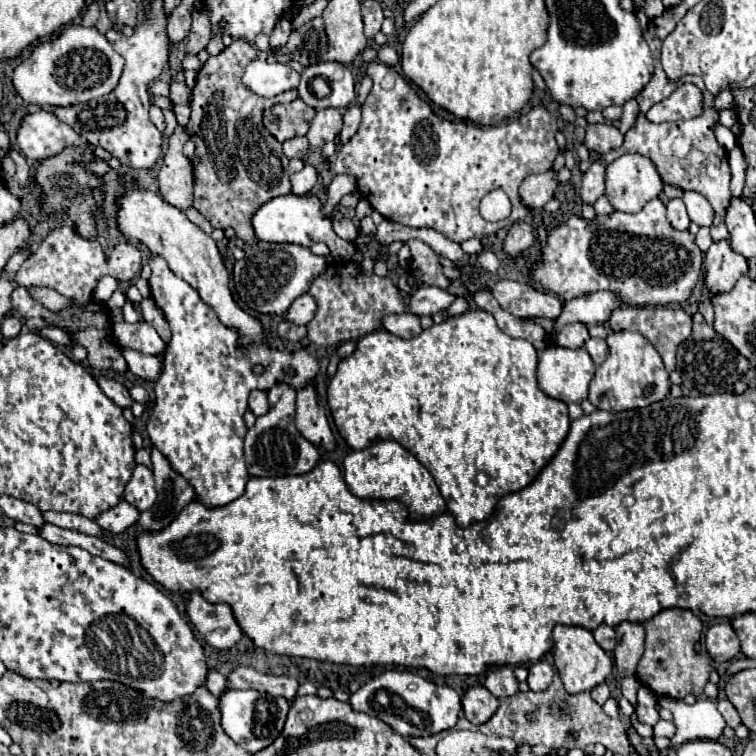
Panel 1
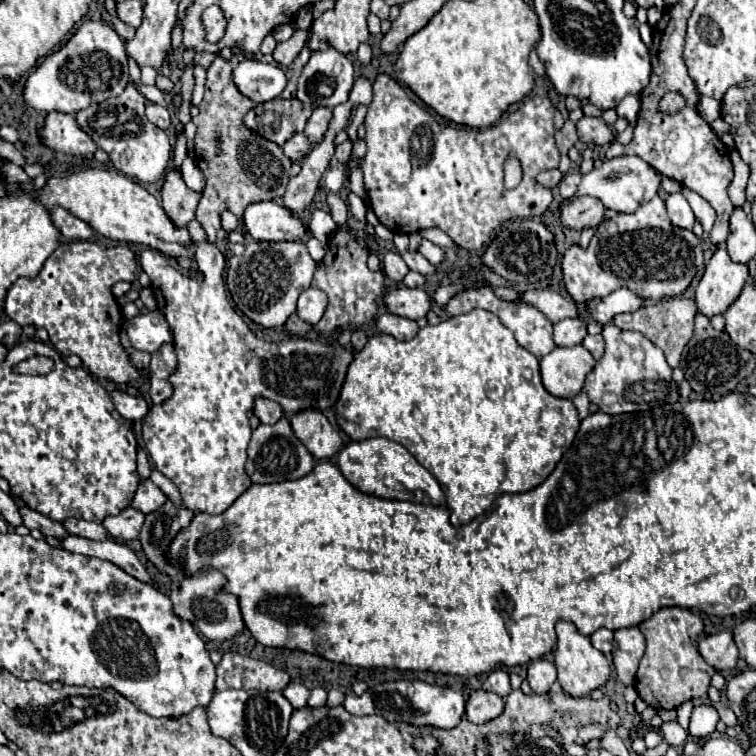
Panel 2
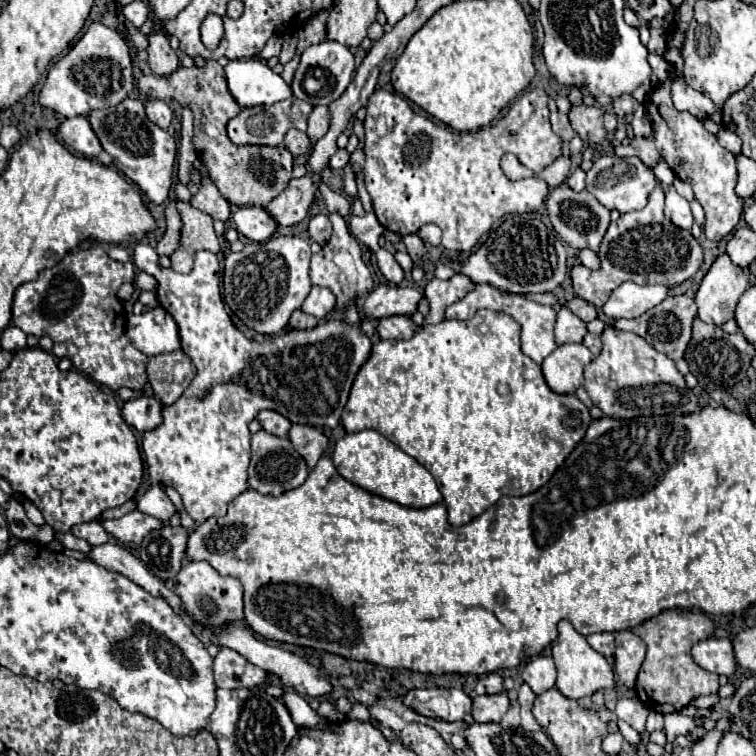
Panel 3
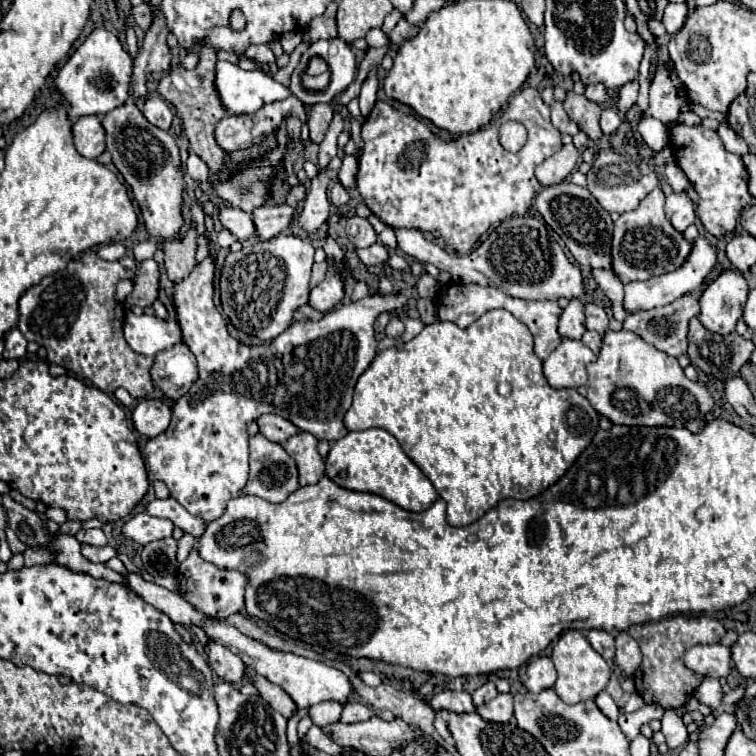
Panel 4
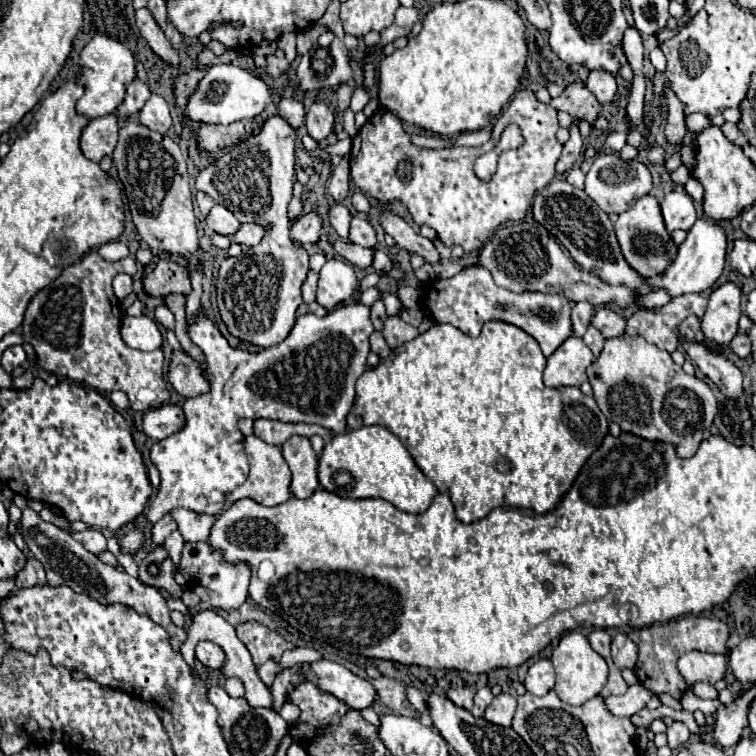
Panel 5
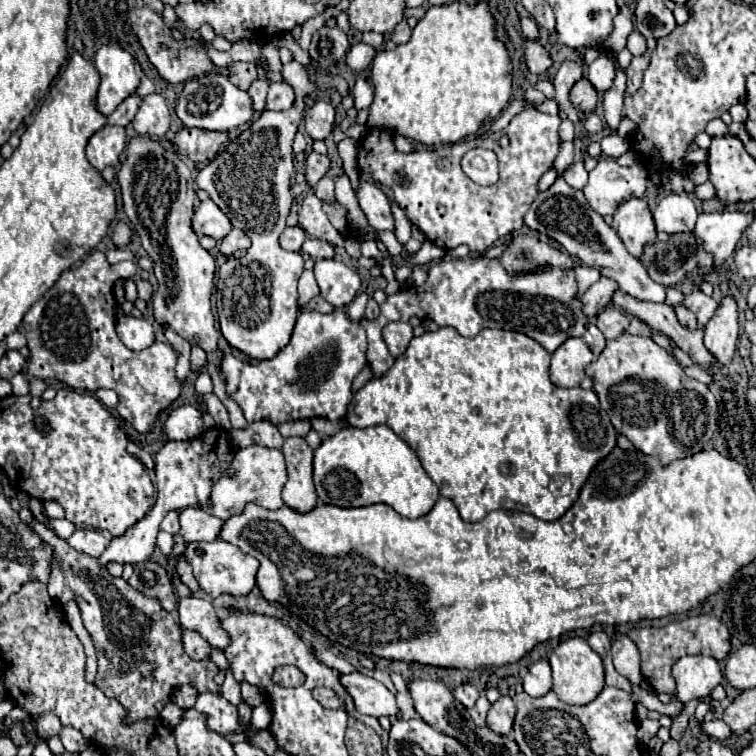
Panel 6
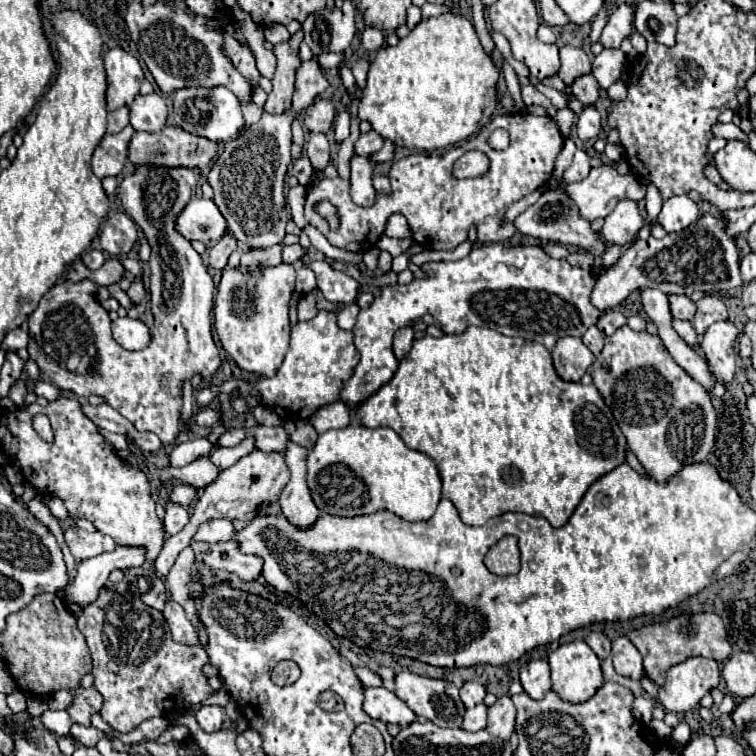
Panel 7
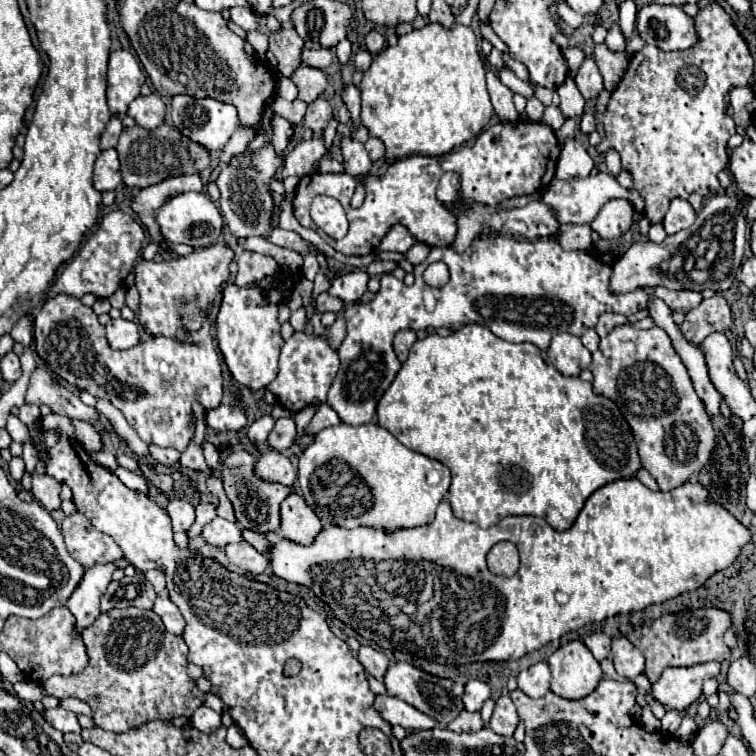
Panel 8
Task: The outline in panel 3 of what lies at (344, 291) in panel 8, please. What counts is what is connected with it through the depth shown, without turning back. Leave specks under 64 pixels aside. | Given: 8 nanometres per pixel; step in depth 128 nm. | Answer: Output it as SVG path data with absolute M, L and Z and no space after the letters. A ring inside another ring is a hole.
M316 214L310 218L310 224L308 224L308 234L312 240L316 240L320 246L324 246L328 240L330 240L330 234L332 234L332 224L328 220L326 214ZM312 286L310 294L306 296L306 300L302 304L302 312L316 316L316 320L322 320L334 310L334 304L336 304L336 298L328 288Z

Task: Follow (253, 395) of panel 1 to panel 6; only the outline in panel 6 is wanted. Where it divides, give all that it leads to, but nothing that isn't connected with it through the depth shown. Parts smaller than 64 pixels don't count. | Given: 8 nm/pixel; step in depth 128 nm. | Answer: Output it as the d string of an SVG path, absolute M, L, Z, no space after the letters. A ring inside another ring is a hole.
M313 418L310 422L312 429L317 431L323 439L328 438L328 436L334 436L336 432L340 432L346 426L344 420L330 422L330 420L324 418ZM252 422L244 430L230 430L230 442L234 448L246 448L250 444L260 444L268 448L282 448L282 434L272 422Z

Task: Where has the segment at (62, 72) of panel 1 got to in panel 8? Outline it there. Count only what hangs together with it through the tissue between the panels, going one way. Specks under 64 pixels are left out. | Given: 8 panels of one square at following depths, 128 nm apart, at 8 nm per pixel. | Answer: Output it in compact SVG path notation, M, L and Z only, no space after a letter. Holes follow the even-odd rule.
M114 50L109 56L106 98L112 114L126 114L130 102L140 96L146 74L128 50Z

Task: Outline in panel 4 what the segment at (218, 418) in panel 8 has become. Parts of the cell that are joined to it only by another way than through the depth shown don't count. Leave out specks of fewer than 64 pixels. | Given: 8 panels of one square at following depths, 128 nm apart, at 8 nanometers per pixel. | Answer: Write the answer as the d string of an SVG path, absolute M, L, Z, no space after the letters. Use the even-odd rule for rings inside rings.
M156 398L140 400L132 412L134 428L148 438L162 434L168 428L170 418L172 418L170 406L166 406L166 402L156 400Z

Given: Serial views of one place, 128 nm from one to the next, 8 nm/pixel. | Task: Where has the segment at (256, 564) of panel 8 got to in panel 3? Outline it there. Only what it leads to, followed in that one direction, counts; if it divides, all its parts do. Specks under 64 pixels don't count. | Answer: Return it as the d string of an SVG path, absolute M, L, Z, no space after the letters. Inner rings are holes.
M186 562L174 580L166 580L166 586L182 600L182 608L192 620L204 620L204 624L228 624L244 618L240 582L232 576L220 576L208 562Z

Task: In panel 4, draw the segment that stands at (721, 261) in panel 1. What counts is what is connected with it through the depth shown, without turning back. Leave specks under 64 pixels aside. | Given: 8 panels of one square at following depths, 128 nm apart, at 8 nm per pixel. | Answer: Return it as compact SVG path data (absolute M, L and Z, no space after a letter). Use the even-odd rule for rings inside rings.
M734 268L722 270L700 296L700 322L710 332L718 332L722 336L730 334L738 318L742 318L746 296L748 284L744 276L736 274Z

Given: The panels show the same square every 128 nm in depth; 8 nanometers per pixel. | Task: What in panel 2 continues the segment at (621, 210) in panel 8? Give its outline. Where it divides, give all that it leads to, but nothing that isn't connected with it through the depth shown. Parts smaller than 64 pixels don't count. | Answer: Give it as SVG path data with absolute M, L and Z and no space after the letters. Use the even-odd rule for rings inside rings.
M654 196L634 214L616 214L610 220L602 220L588 248L572 244L562 254L562 280L578 306L592 298L608 296L618 288L628 288L644 300L680 296L702 268L700 238L690 230L672 226L660 196Z

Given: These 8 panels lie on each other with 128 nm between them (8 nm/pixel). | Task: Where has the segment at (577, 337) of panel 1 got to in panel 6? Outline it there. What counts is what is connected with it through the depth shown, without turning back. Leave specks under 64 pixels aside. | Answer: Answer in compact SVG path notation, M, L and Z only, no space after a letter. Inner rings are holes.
M600 278L594 286L590 286L584 292L580 302L582 302L582 312L586 314L588 320L594 320L598 316L598 312L610 304L610 298L616 288L618 288L618 284L614 280Z

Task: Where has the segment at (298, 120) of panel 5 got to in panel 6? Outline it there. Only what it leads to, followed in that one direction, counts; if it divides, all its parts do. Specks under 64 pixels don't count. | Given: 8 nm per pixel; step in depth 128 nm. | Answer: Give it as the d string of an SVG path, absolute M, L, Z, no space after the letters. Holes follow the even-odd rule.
M276 82L268 90L268 110L288 110L294 104L294 88L286 82Z

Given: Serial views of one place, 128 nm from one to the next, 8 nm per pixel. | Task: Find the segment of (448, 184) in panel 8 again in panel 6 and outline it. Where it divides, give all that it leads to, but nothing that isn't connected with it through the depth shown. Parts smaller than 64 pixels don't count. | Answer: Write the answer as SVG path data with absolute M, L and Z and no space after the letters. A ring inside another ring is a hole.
M472 148L462 158L462 170L472 180L488 186L494 184L494 178L498 178L498 160L492 150L484 148Z

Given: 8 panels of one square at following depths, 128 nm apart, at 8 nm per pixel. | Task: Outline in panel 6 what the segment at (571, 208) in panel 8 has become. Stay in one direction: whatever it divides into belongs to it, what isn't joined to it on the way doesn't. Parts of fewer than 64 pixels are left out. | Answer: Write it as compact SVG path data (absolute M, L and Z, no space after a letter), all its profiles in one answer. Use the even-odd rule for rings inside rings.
M600 158L590 172L590 180L584 188L588 204L602 216L614 214L616 208L630 198L642 198L648 186L648 170L642 162L628 168L620 166L614 158Z

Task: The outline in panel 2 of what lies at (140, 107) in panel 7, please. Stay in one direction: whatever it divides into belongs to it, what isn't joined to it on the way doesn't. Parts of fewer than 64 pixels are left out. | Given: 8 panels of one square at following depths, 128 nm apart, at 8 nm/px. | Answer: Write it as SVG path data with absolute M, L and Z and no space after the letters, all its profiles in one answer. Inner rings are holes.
M152 102L146 104L146 118L152 124L156 124L158 128L162 128L162 130L166 130L170 126L170 114L168 114L168 110L162 108L162 106L158 106L158 104L152 104Z

